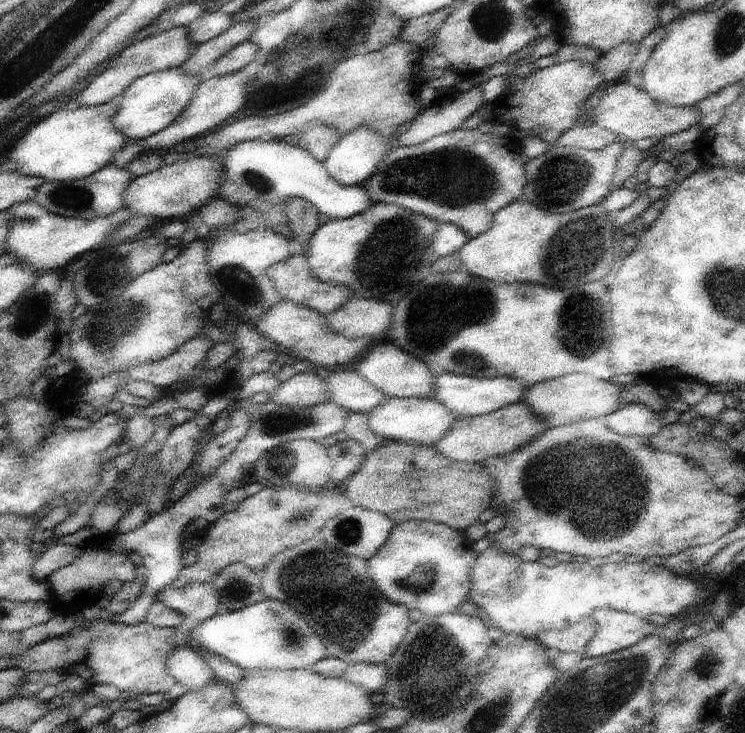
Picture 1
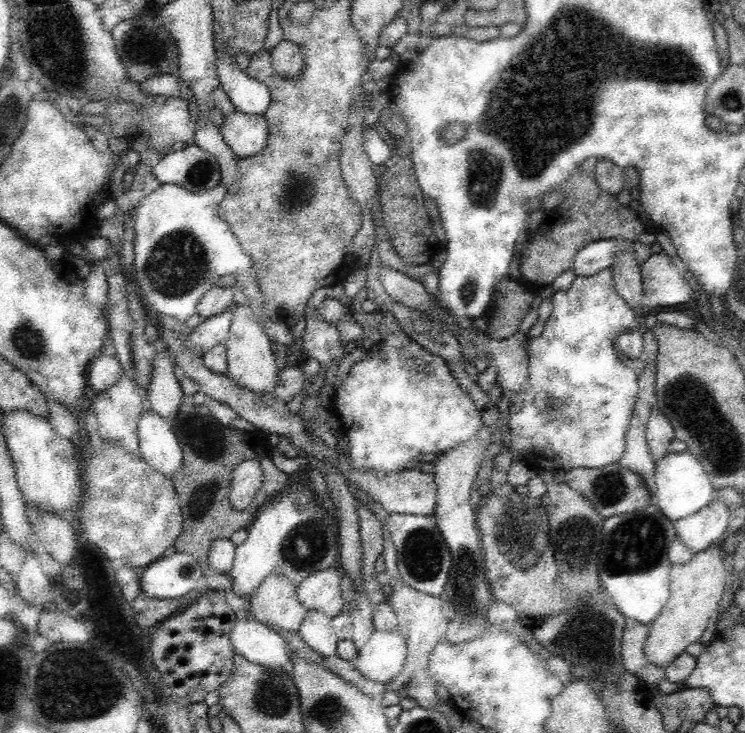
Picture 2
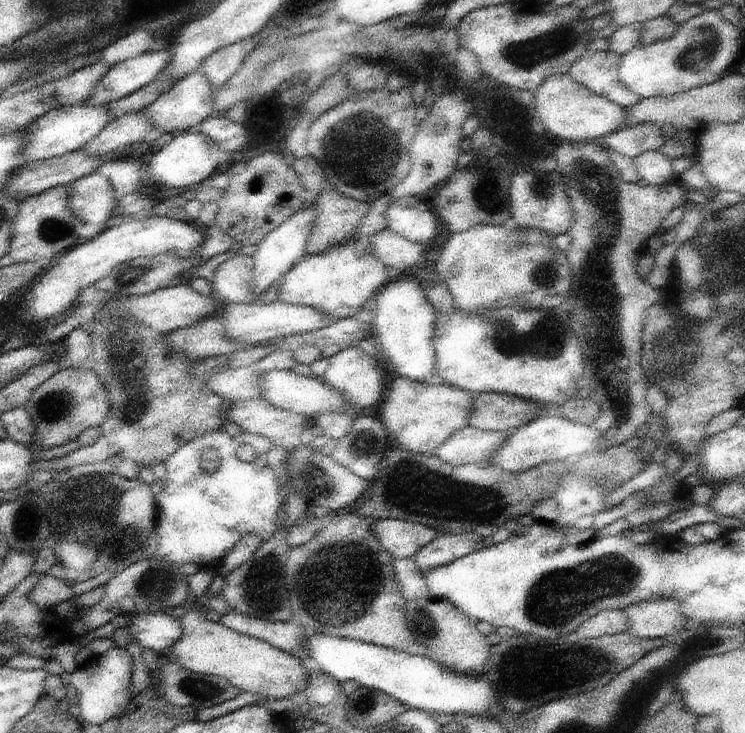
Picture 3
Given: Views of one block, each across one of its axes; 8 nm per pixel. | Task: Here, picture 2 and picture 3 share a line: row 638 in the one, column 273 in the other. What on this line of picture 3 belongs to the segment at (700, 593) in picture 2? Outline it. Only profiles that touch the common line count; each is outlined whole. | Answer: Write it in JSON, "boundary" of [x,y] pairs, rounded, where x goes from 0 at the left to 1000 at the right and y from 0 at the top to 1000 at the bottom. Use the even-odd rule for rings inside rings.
{"boundary":[[[256,832],[251,835],[243,849],[243,870],[221,889],[224,898],[240,903],[243,911],[262,917],[262,920],[278,920],[302,925],[313,936],[323,939],[323,944],[337,947],[353,947],[361,955],[374,952],[391,952],[393,947],[412,939],[412,920],[401,900],[396,900],[393,892],[364,881],[356,873],[329,868],[318,859],[305,857],[299,849],[281,849],[275,835]]]}

